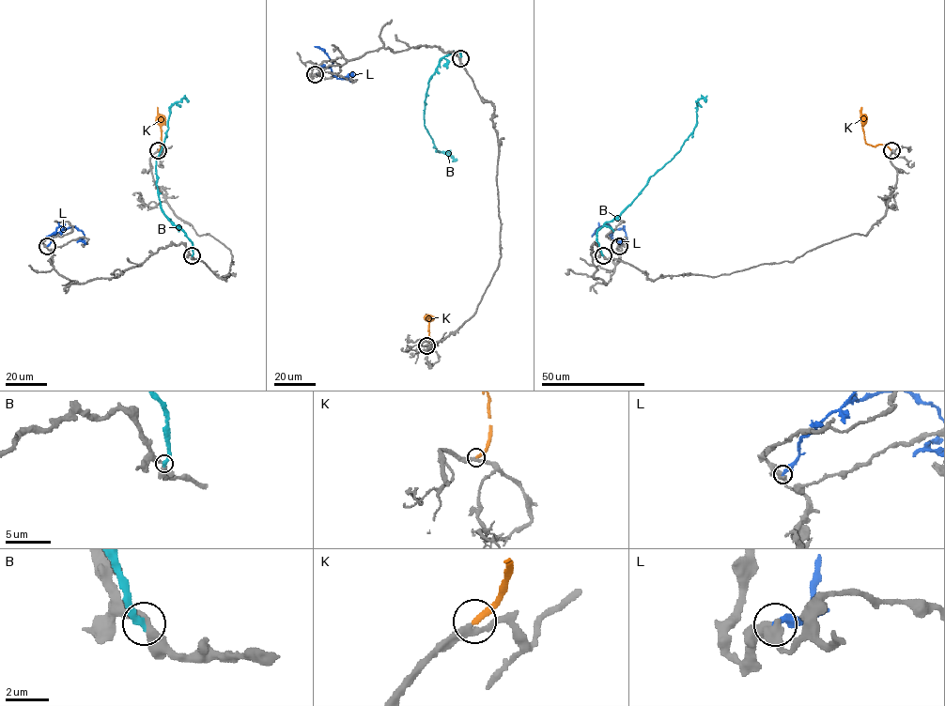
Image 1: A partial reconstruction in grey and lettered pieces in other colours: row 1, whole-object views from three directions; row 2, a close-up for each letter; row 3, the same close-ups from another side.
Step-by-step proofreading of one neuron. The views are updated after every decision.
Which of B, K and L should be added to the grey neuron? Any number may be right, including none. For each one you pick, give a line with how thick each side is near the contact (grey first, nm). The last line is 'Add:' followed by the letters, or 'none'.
K: 280/300 nm
Add: K

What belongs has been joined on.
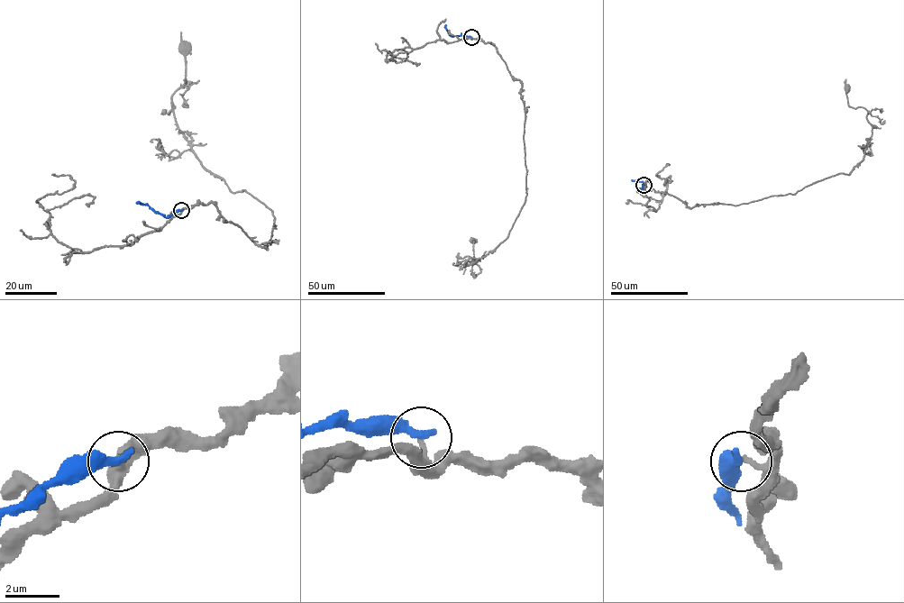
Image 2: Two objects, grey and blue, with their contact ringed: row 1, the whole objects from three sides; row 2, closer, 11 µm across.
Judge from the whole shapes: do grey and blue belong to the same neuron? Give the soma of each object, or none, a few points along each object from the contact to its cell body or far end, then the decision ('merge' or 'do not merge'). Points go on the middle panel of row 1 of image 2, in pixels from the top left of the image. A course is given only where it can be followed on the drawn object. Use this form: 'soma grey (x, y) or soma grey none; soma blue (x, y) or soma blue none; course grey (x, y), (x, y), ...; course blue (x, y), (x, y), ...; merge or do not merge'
soma grey (473, 241); soma blue none; course grey (471, 37), (492, 44), (522, 84), (526, 176), (525, 200), (508, 235), (467, 265), (473, 240); course blue (471, 37), (452, 36), (445, 24); do not merge

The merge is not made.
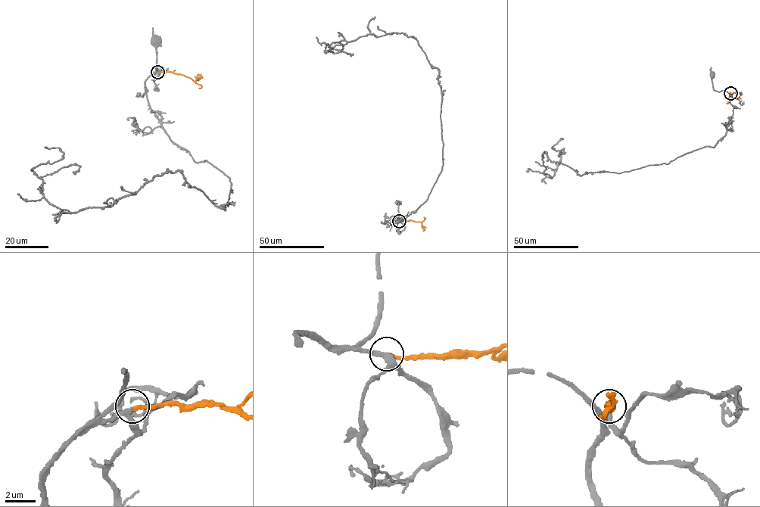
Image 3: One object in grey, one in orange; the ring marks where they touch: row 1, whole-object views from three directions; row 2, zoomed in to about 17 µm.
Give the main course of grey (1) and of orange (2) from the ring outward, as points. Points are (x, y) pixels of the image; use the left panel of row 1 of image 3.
1: (157, 72), (154, 73), (157, 69), (157, 41)
2: (157, 72), (171, 71), (194, 81), (200, 77), (200, 74), (197, 73)

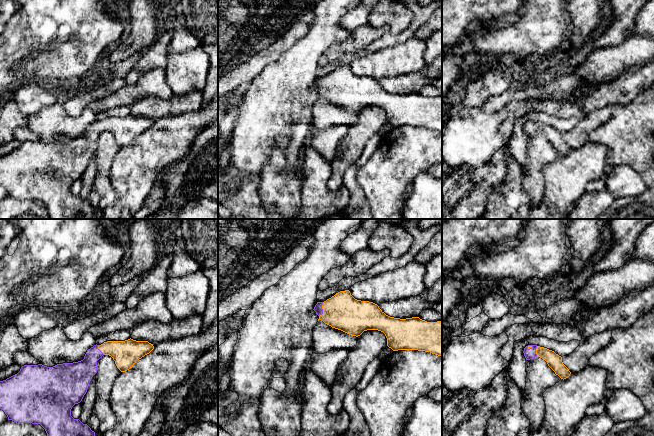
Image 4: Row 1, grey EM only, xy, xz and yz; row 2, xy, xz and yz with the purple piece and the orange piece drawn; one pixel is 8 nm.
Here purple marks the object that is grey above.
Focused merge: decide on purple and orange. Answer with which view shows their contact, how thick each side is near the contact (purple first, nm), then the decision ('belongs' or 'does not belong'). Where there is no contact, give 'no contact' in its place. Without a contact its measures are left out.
xz | 70/300 nm | belongs

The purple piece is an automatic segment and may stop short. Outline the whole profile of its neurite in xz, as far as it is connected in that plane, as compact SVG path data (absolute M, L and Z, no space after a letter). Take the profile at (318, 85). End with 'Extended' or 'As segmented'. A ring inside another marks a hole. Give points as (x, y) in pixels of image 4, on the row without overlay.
M349 66L317 78L313 86L319 92L318 97L351 112L378 106L385 110L387 122L393 127L418 126L442 133L442 97L390 93L377 80L355 75Z. Extended

